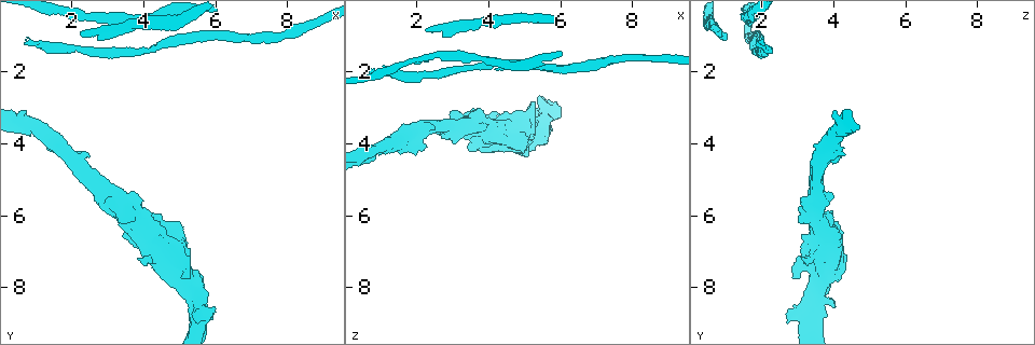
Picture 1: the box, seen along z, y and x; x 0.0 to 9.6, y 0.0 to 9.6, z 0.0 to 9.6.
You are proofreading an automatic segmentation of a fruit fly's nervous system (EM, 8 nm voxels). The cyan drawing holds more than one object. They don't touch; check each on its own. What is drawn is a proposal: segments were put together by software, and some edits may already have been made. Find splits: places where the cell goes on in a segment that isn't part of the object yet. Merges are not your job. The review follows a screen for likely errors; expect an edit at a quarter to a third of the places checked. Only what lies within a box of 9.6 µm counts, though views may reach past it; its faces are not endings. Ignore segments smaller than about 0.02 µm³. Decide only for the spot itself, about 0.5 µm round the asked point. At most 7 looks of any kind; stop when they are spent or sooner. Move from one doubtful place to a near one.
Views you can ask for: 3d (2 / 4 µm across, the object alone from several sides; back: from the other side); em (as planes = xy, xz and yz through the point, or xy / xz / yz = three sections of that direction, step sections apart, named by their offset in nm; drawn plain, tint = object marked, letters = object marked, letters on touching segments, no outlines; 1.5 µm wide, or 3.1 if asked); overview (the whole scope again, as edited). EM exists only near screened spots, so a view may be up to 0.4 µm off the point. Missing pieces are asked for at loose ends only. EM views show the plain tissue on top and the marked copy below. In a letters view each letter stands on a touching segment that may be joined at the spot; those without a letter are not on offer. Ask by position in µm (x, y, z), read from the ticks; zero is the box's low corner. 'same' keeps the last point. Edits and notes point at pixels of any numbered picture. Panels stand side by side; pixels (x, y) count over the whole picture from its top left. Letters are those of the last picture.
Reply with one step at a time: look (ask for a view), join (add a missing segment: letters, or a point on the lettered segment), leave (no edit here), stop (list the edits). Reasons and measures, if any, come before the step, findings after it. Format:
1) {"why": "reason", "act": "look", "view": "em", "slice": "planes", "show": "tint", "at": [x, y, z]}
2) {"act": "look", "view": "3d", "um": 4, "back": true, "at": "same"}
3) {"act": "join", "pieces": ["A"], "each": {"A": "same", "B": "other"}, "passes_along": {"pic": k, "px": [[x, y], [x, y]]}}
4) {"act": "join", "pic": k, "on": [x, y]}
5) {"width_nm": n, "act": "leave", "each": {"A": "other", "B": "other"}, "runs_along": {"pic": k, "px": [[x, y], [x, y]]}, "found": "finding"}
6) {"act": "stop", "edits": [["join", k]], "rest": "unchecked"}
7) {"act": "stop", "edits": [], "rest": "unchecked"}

{"why": "stops while still wide", "act": "look", "view": "3d", "um": 4, "at": [3.50, 6.65, 4.25]}

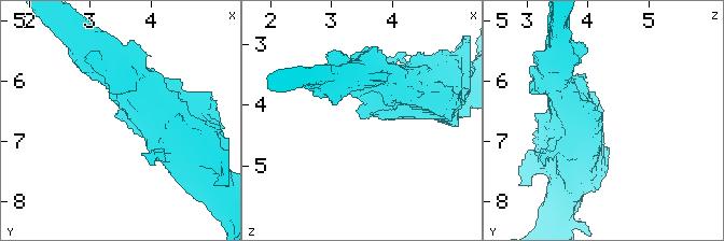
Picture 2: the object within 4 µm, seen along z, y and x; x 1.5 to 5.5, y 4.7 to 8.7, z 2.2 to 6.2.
{"act": "look", "view": "em", "um": 3.1, "slice": "yz", "step": 16, "show": "tint", "at": [3.45, 6.65, 4.15]}

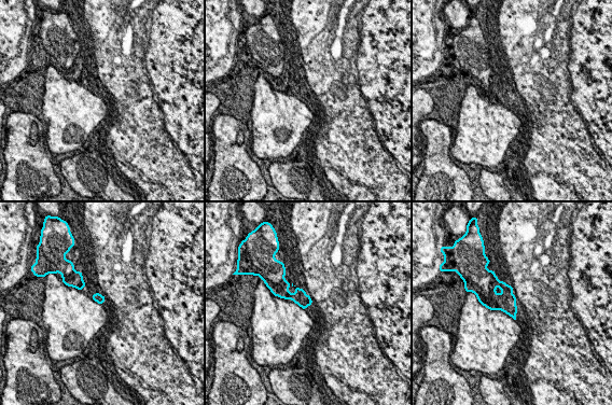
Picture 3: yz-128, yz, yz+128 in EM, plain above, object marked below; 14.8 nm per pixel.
{"why": "cut it another way", "act": "look", "view": "em", "um": 3.1, "slice": "planes", "show": "letters", "at": "same"}

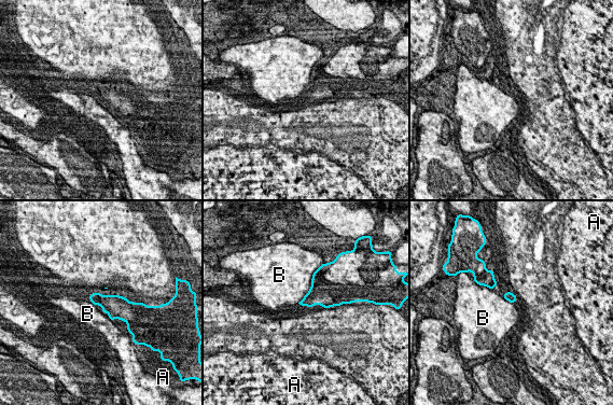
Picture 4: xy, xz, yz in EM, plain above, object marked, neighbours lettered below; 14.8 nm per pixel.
{"act": "leave", "each": {"A": "other", "B": "other"}, "found": "none of them fits"}

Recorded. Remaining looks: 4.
{"act": "look", "view": "em", "slice": "planes", "show": "tint", "at": [0.85, 1.15, 2.05]}

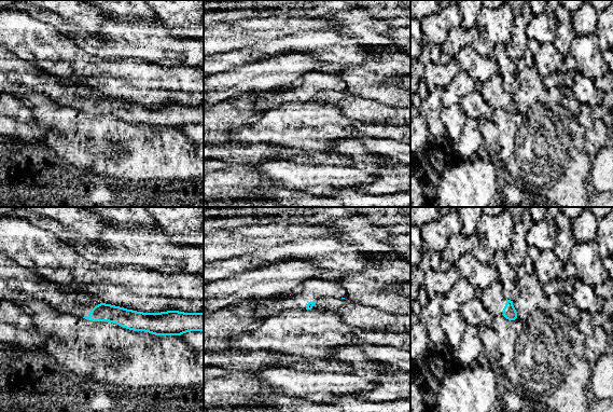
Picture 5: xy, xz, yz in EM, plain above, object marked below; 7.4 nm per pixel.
{"why": "see the neighbours", "act": "look", "view": "em", "slice": "planes", "show": "letters", "at": "same"}

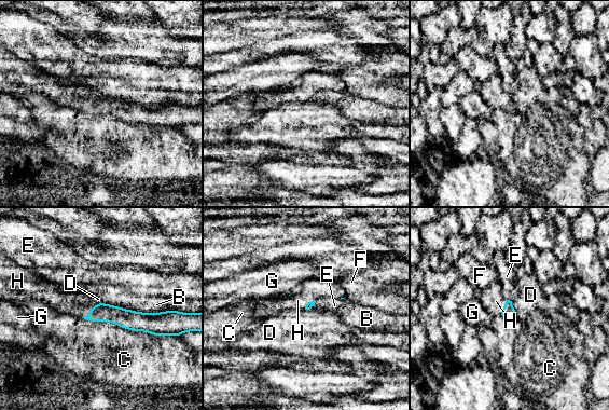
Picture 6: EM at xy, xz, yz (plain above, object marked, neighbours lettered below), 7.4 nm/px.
{"act": "join", "pieces": ["H"], "each": {"B": "other", "C": "other", "D": "other", "E": "other", "F": "other", "G": "other", "H": "same"}, "passes_along": {"pic": 6, "px": [[122, 317], [91, 310], [64, 299]]}, "found": "it goes on there"}

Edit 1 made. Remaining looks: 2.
{"act": "stop", "edits": [["join", 6]], "rest": "unchecked"}

